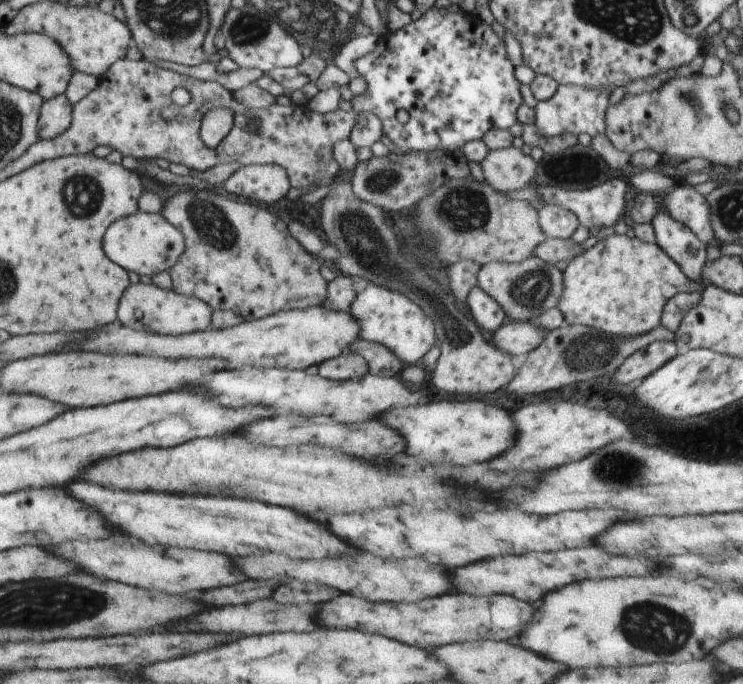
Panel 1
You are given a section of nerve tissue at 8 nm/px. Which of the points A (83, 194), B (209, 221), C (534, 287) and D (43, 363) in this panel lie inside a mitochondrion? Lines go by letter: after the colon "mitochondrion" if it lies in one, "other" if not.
A: mitochondrion
B: mitochondrion
C: mitochondrion
D: other

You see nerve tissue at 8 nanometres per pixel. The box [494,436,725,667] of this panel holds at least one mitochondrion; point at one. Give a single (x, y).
(642, 624)

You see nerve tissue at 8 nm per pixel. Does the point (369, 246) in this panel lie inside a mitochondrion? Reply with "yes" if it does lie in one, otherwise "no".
yes

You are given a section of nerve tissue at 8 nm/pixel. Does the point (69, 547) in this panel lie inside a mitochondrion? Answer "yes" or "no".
no

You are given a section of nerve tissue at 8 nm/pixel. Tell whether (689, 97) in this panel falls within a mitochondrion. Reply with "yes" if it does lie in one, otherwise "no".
yes

